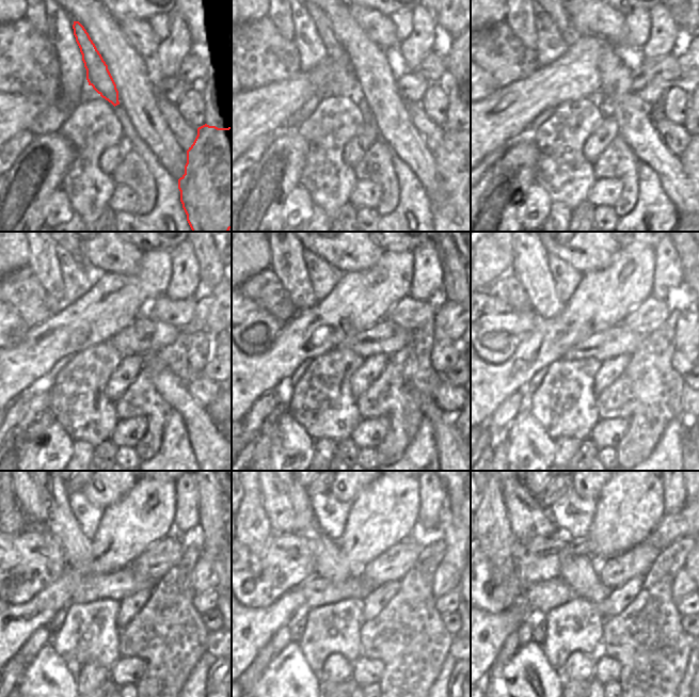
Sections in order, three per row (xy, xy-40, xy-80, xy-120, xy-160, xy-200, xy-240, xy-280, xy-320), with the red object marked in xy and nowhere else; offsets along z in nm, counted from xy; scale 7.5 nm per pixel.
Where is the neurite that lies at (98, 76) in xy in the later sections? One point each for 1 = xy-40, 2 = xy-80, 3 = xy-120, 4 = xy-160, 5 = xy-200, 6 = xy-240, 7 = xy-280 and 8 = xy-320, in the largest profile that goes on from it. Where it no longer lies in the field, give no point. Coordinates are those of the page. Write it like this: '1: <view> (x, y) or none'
1: xy-40 (344, 82)
2: xy-80 (570, 24)
3: xy-120 (94, 259)
4: xy-160 (334, 257)
5: xy-200 (573, 257)
6: xy-240 (95, 494)
7: xy-280 (336, 492)
8: xy-320 (577, 492)

